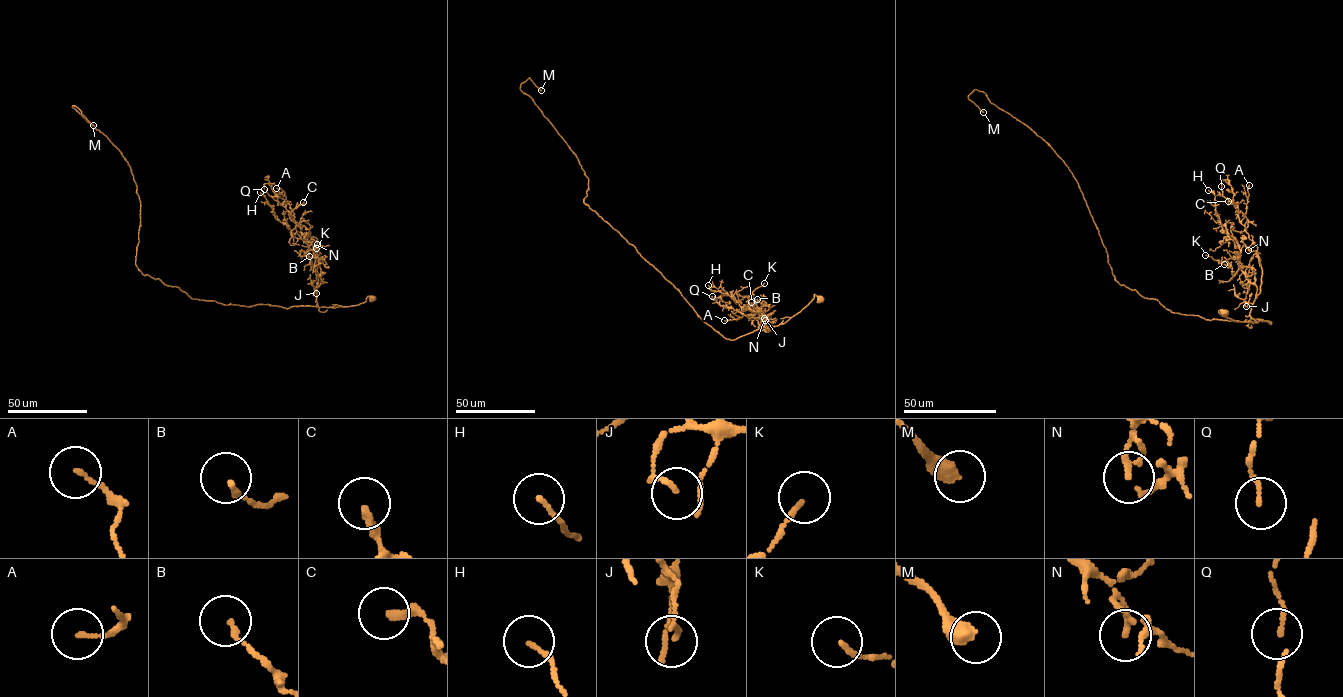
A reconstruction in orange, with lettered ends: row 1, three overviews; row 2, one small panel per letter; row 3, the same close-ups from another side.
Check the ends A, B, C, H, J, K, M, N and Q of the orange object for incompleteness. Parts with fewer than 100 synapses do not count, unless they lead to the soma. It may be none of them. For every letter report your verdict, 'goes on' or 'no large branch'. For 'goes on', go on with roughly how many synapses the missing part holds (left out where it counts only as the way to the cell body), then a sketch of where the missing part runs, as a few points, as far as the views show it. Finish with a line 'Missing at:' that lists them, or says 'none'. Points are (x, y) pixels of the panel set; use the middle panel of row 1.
A: no large branch
B: no large branch
C: no large branch
H: no large branch
J: no large branch
K: no large branch
M: goes on; about 100 synapses; missing branch runs (541, 90), (548, 97), (540, 77)
N: no large branch
Q: no large branch
Missing at: M

